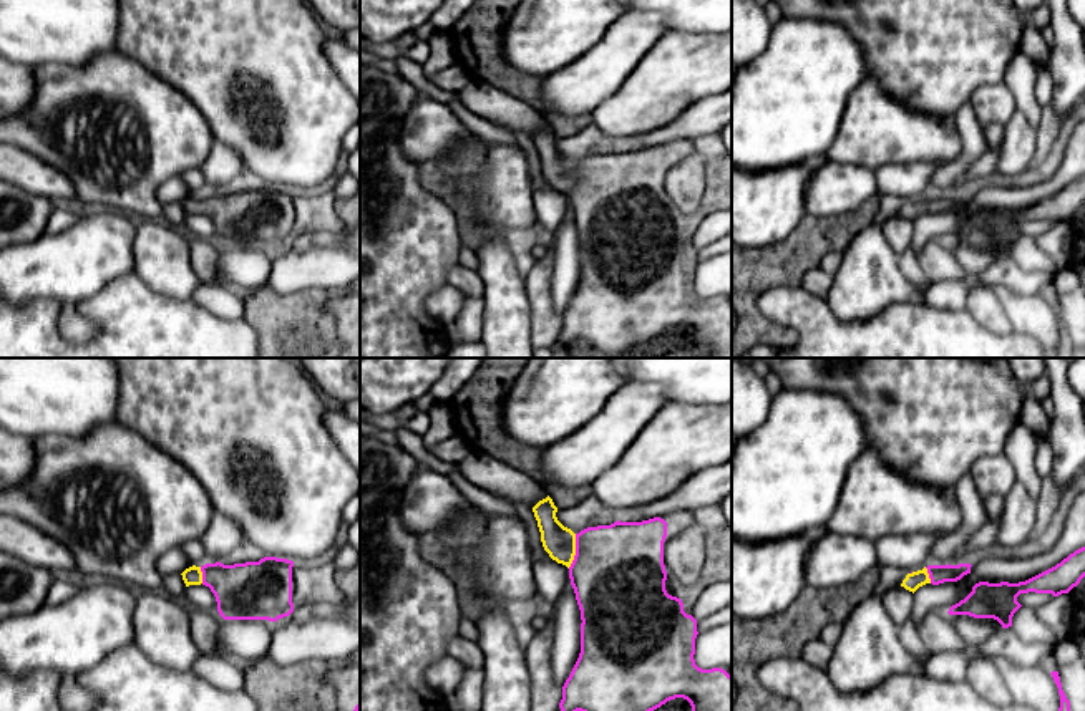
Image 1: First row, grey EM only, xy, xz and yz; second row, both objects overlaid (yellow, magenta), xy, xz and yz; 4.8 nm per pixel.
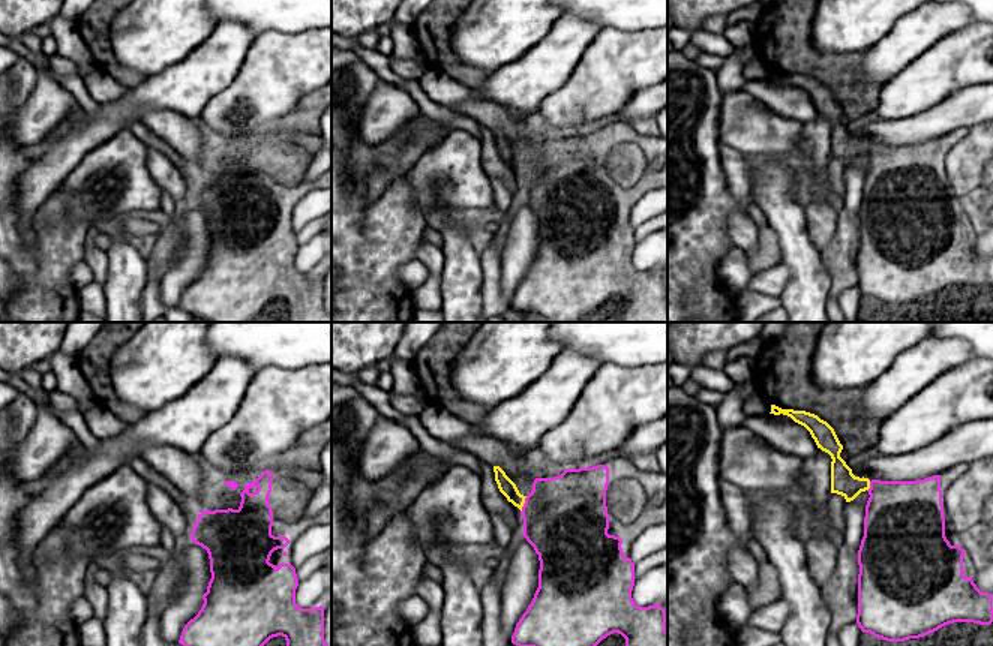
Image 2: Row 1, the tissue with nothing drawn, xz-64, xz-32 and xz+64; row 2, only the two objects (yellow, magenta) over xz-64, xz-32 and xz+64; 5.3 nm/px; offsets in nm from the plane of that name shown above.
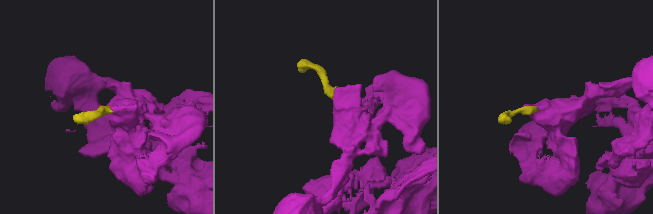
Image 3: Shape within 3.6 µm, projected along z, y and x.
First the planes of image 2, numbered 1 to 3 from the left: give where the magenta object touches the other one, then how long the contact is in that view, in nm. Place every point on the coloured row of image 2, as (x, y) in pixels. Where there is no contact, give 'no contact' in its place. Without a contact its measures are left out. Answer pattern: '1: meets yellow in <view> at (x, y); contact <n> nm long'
1: no contact
2: meets yellow in xz-32 at (524, 502); contact 90 nm long
3: meets yellow in xz+64 at (869, 486); contact 60 nm long

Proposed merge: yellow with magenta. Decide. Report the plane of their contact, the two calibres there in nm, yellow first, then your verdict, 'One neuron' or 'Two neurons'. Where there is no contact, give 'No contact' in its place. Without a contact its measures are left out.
Touches yellow in xz. Thickness 160 nm (yellow) against 460 nm. One neuron

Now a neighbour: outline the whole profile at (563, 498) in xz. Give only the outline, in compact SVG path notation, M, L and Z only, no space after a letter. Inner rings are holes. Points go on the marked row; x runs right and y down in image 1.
M546 484L544 486L549 497L552 499L554 505L557 509L567 509L576 505L581 499L587 497L592 494L591 487L582 487L582 489L566 489L557 484Z

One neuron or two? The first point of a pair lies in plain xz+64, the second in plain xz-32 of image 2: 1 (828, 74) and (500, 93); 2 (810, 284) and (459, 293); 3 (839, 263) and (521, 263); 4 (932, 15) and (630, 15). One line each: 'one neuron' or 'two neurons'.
1: two neurons
2: one neuron
3: two neurons
4: two neurons

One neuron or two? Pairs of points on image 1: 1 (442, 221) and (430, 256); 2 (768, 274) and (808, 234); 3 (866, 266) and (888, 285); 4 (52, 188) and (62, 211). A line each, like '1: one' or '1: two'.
1: one
2: one
3: one
4: two

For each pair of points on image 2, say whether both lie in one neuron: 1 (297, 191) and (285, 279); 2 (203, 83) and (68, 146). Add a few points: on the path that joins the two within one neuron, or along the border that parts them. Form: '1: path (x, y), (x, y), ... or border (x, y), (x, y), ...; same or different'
1: path (281, 213), (281, 257); same
2: path (170, 90), (140, 98), (128, 110), (101, 126); same

